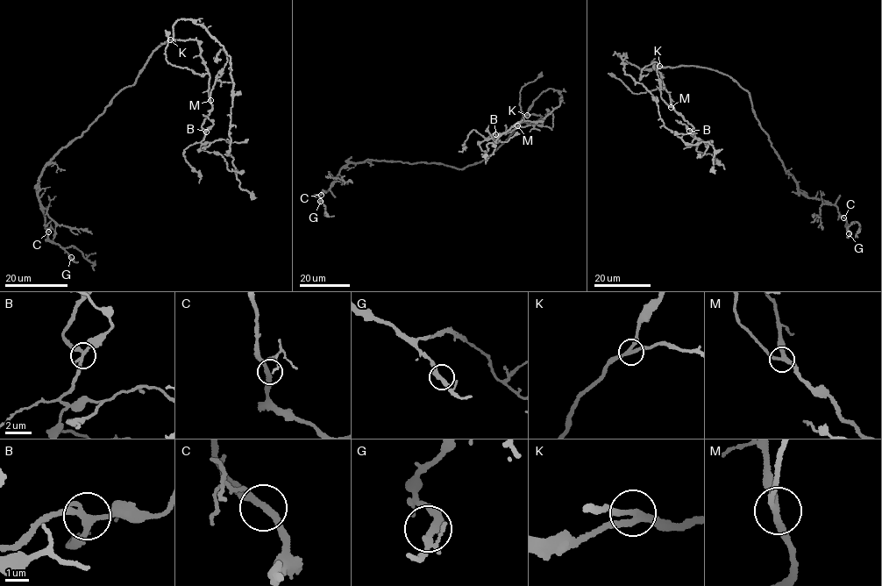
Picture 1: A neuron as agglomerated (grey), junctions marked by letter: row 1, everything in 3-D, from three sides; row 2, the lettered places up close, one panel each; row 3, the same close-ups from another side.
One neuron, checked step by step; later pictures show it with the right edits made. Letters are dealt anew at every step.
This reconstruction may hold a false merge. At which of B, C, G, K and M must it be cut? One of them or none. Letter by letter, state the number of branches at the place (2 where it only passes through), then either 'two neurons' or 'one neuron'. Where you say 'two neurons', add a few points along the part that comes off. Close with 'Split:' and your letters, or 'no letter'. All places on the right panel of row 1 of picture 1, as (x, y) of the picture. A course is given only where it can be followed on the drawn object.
B: branches 3; one neuron
C: branches 3; one neuron
G: branches 3; one neuron
K: branches 3; one neuron
M: branches 3; one neuron
Split: no letter

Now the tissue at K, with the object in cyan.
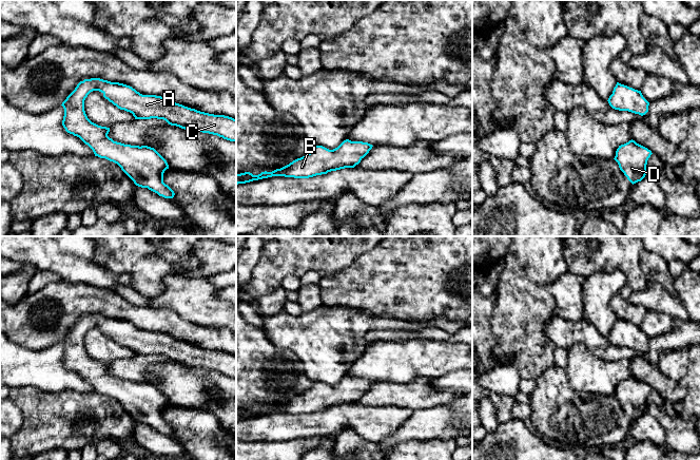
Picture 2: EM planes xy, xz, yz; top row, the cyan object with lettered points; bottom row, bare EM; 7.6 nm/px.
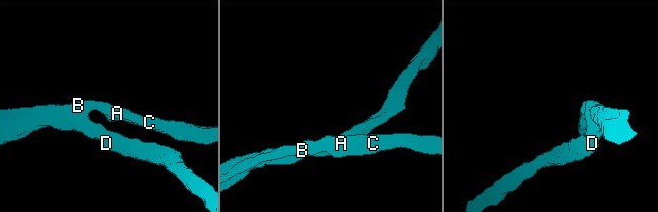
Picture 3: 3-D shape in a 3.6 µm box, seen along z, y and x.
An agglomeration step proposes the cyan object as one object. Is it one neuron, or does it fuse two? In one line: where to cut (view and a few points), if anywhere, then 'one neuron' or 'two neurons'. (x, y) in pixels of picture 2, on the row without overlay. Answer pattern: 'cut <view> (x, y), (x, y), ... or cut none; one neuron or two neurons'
cut none; one neuron

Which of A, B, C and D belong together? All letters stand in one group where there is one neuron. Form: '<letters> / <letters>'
A B C D

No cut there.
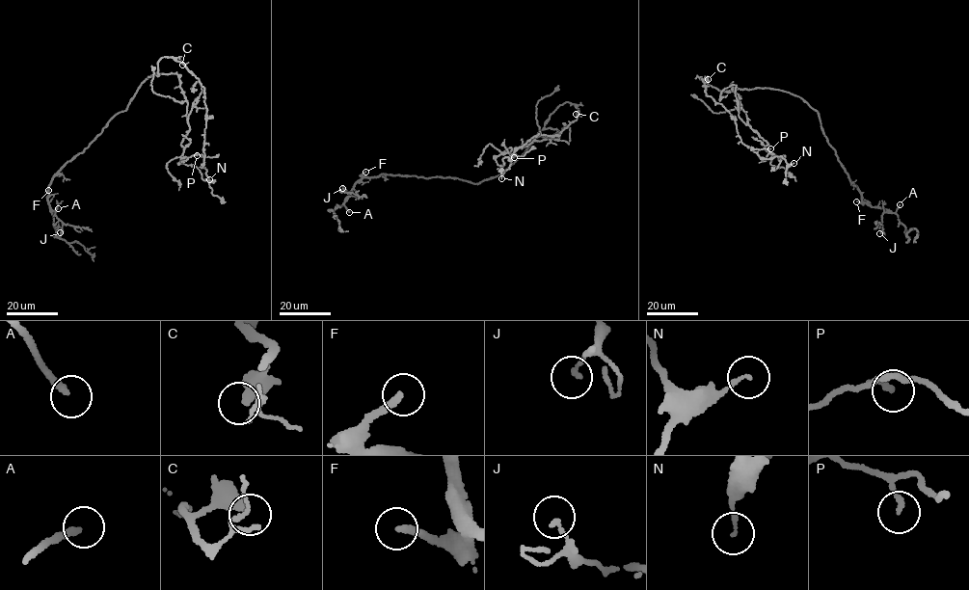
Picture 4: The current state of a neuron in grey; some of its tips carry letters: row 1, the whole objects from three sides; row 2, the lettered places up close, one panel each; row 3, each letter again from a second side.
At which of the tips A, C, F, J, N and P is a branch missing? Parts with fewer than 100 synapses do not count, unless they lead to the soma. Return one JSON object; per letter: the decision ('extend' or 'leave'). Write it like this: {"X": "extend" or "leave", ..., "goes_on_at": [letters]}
{"A": "leave", "C": "leave", "F": "extend", "J": "leave", "N": "leave", "P": "leave", "goes_on_at": ["F"]}

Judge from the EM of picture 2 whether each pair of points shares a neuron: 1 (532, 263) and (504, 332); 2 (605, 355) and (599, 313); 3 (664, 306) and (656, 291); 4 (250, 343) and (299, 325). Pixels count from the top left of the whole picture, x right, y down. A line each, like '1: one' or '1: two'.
1: one
2: two
3: one
4: two

